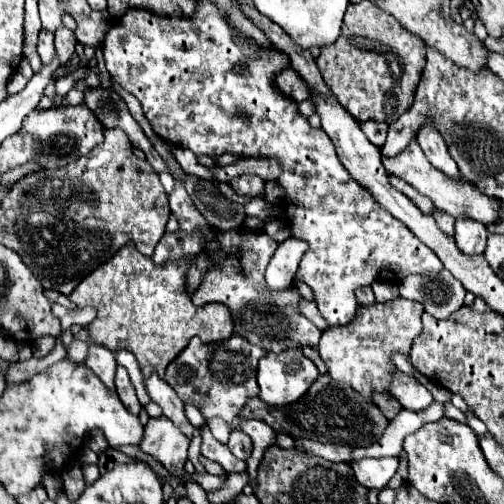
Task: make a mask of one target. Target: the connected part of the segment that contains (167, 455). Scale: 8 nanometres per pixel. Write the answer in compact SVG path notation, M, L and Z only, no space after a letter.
M164 415L158 419L150 419L144 427L144 439L140 443L142 451L150 453L152 457L156 457L170 473L180 473L180 477L186 481L184 477L184 461L186 461L186 453L188 453L188 445L190 439L186 435L182 435L182 429L178 425L174 425L170 419L166 419Z

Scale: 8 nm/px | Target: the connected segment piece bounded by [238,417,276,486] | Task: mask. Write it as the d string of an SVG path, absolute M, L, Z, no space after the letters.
M238 417L238 429L244 431L244 433L248 433L250 439L252 439L253 449L246 463L249 473L249 484L255 486L262 453L264 453L266 447L274 445L276 431L272 427L268 427L266 423L258 421L258 419L244 419L244 417Z

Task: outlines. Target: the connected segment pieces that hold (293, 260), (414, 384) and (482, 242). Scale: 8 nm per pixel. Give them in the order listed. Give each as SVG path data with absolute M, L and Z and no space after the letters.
M286 239L278 245L276 253L272 255L268 269L266 269L266 285L272 289L290 289L298 263L306 253L306 243L300 239Z
M400 371L392 379L390 395L394 395L404 409L412 409L412 411L424 411L434 403L434 397L420 381L416 381L414 377L408 377Z
M472 219L456 221L456 247L466 255L482 255L486 249L486 225Z

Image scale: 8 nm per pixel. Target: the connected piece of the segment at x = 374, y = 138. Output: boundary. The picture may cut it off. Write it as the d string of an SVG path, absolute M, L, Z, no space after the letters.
M366 121L366 123L362 123L361 127L364 135L366 135L376 147L382 147L382 145L384 145L384 141L386 141L386 131L388 131L388 125L386 125L386 123Z

